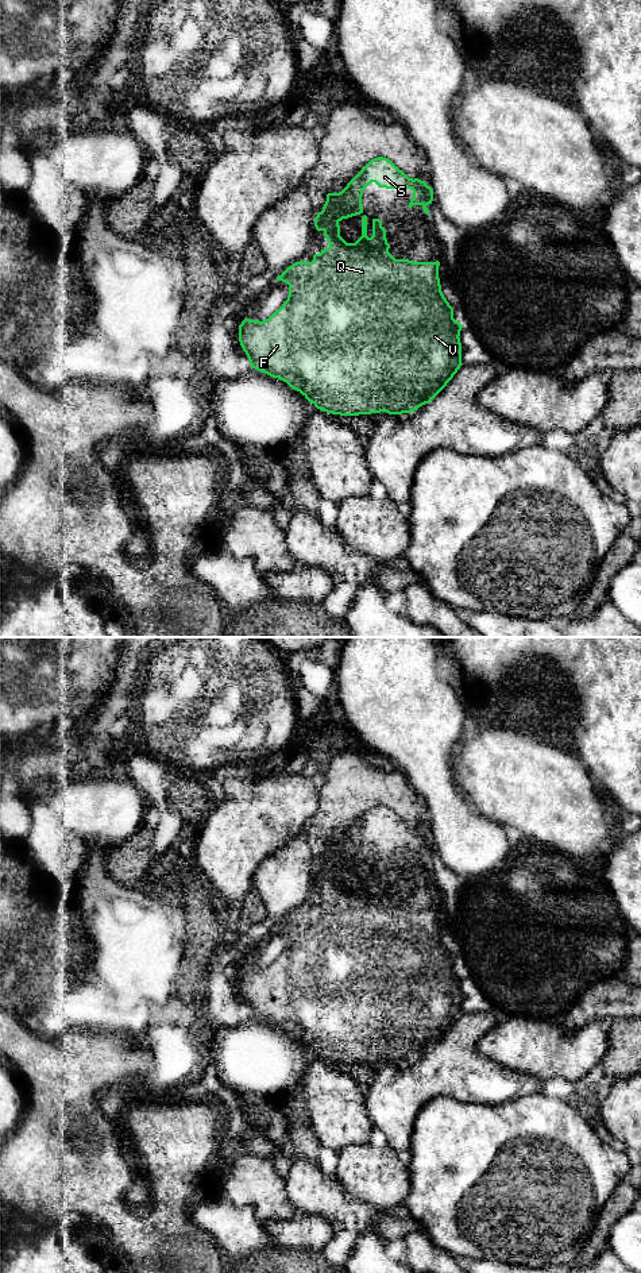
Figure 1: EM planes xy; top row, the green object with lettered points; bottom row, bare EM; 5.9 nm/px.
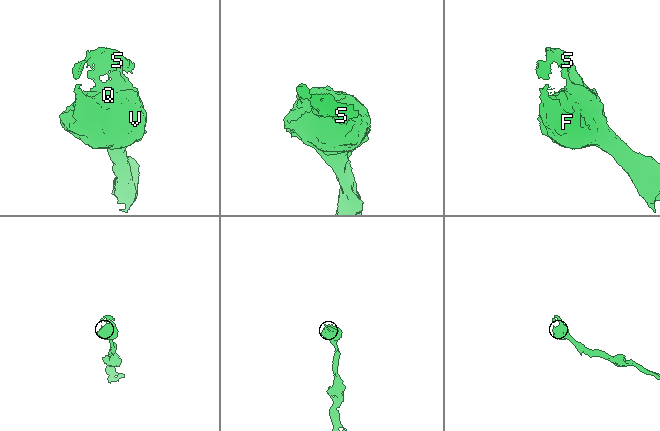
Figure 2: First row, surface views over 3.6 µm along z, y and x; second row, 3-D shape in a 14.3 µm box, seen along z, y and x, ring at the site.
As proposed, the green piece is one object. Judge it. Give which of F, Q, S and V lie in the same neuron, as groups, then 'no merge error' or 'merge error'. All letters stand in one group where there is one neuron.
F Q S V | no merge error

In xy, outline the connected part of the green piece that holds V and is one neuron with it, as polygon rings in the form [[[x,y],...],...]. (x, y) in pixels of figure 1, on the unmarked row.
[[[378,805],[371,807],[362,818],[347,832],[347,834],[339,841],[328,841],[327,849],[323,855],[323,859],[314,865],[314,875],[317,879],[323,879],[325,887],[329,891],[328,896],[321,898],[320,902],[313,903],[312,910],[296,910],[289,914],[281,923],[277,925],[277,929],[286,930],[289,933],[287,948],[282,954],[275,958],[269,967],[250,968],[244,967],[239,973],[239,990],[246,1000],[250,1012],[252,1017],[264,1021],[273,1026],[278,1026],[286,1030],[291,1037],[300,1039],[309,1050],[312,1050],[317,1057],[340,1064],[359,1064],[359,1062],[371,1062],[386,1060],[389,1062],[402,1062],[412,1061],[420,1054],[429,1052],[453,1026],[453,1023],[460,1017],[462,1011],[462,991],[460,991],[460,979],[463,973],[453,967],[453,956],[449,953],[447,946],[441,940],[440,926],[439,926],[439,914],[440,910],[413,910],[409,907],[395,907],[390,900],[390,892],[386,887],[386,877],[382,875],[379,867],[372,867],[372,884],[367,884],[367,864],[362,865],[362,884],[355,891],[347,891],[340,884],[339,871],[343,867],[348,867],[356,863],[363,861],[362,844],[363,838],[371,832],[375,830],[379,836],[386,837],[412,837],[413,844],[409,850],[409,856],[413,853],[421,853],[424,860],[429,864],[428,853],[433,849],[433,837],[426,833],[425,829],[418,826],[409,826],[402,818],[399,818],[390,807]]]

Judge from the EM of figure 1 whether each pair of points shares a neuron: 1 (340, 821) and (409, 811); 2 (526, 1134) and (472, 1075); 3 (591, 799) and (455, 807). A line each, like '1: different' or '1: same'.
1: same
2: different
3: different

